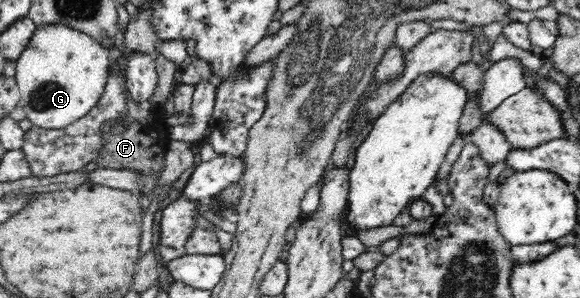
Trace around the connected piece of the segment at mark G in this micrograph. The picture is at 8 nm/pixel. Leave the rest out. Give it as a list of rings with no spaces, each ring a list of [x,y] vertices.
[[[60,24],[39,26],[16,61],[20,102],[32,126],[60,130],[86,116],[106,90],[109,48],[90,35]]]

